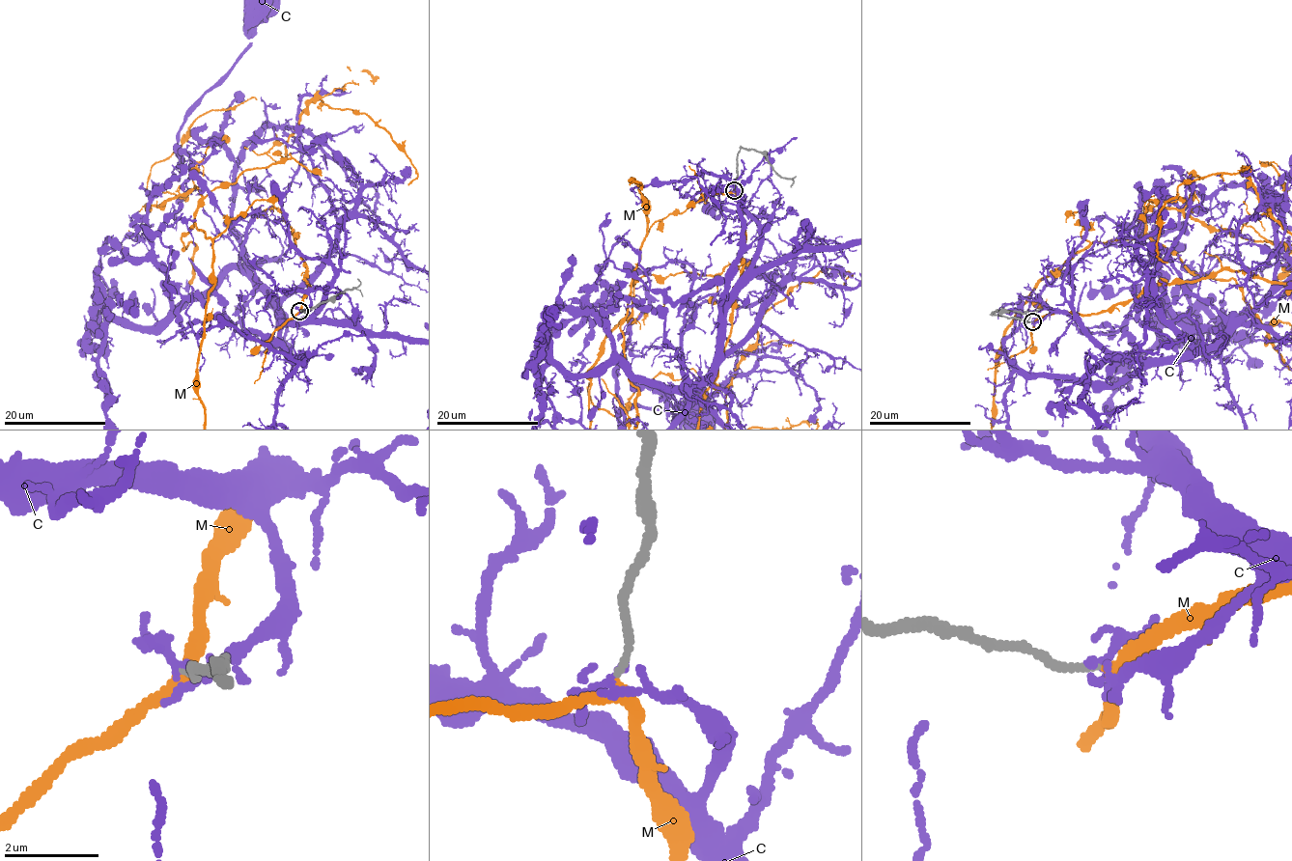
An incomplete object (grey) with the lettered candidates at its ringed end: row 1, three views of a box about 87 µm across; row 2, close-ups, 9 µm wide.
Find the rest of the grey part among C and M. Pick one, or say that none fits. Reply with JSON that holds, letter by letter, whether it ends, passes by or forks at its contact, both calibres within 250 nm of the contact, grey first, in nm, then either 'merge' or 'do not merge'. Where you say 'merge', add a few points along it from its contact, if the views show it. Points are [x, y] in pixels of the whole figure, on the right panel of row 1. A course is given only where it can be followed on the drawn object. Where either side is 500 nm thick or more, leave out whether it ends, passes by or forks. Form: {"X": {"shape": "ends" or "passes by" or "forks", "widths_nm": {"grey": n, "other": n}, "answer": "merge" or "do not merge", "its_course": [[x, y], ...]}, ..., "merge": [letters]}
{"C": {"shape": "passes by", "widths_nm": {"grey": 150, "other": 170}, "answer": "do not merge"}, "M": {"shape": "passes by", "widths_nm": {"grey": 130, "other": 280}, "answer": "merge"}, "merge": ["M"]}

